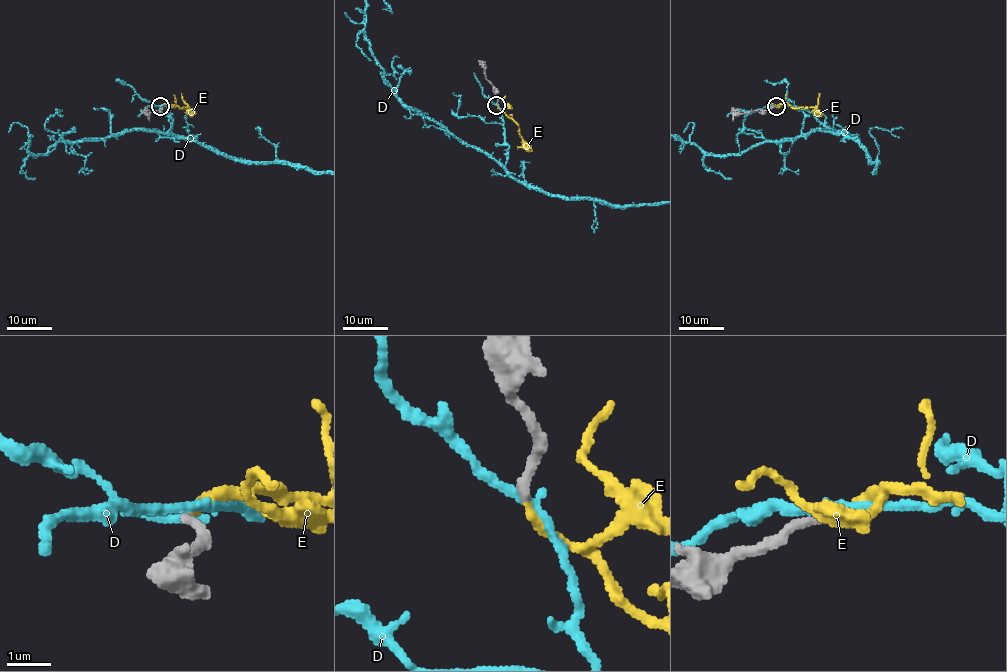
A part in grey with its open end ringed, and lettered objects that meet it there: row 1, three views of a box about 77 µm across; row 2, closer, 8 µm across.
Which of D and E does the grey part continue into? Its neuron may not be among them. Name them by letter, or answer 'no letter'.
E

